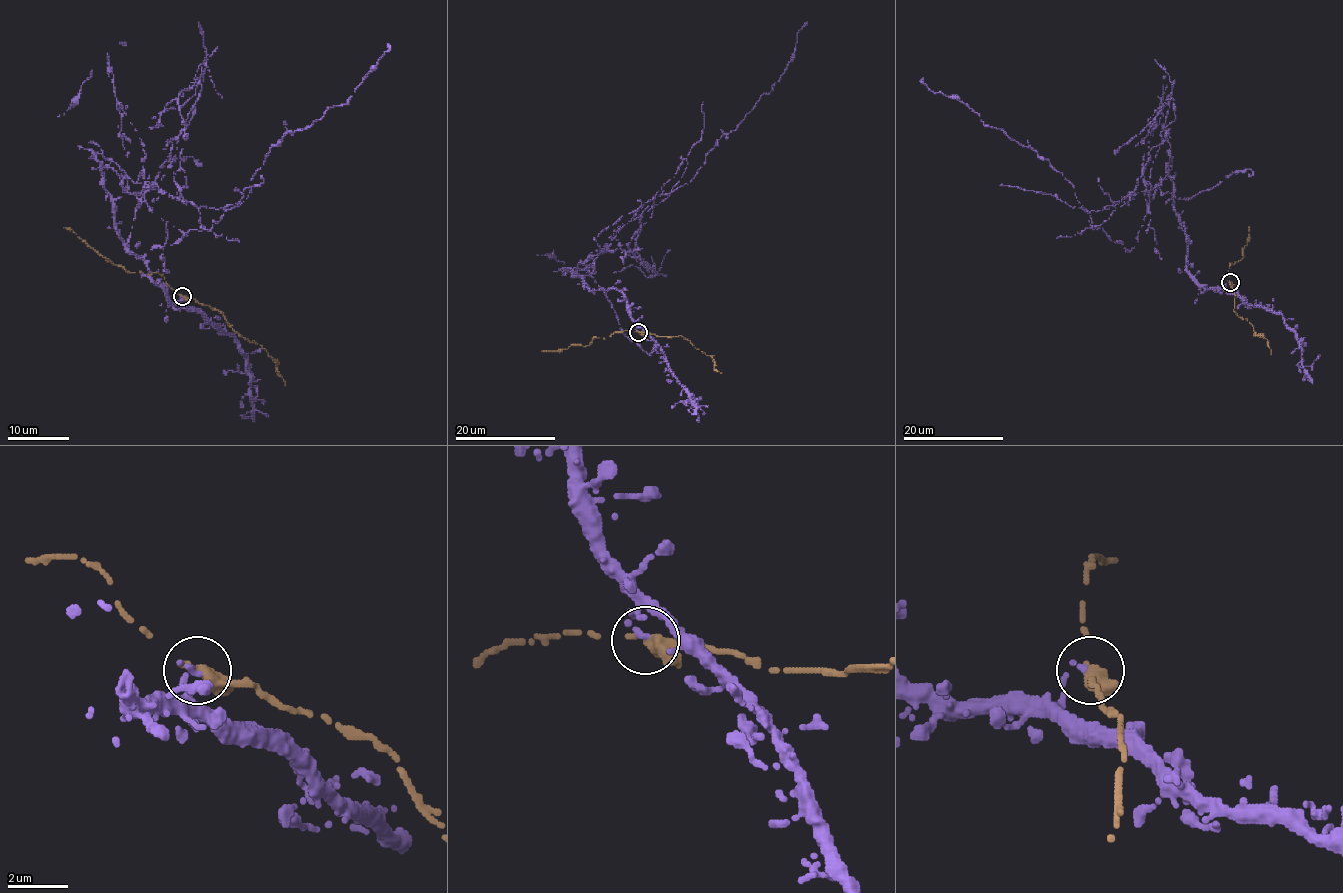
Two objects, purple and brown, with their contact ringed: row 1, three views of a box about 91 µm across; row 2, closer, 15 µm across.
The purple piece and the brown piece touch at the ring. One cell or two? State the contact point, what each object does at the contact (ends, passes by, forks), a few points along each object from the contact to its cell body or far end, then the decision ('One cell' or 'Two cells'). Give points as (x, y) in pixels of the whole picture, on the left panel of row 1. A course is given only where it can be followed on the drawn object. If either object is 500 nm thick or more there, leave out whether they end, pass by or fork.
Place: (182, 296). At the ring purple ends. At the ring brown ends. Course of purple: (181, 296), (126, 246), (96, 155), (231, 209), (273, 146), (347, 104), (387, 44). Course of brown: (183, 296), (218, 310), (237, 331), (260, 345), (276, 362), (277, 373), (285, 386). Two cells

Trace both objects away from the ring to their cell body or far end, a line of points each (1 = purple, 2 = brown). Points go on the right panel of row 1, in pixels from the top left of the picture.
1: (1229, 282), (1207, 288), (1187, 269), (1170, 166), (1152, 190), (1148, 181), (1086, 211), (1047, 160), (923, 77)
2: (1229, 282), (1234, 293), (1234, 311), (1249, 322), (1257, 335), (1267, 340), (1271, 355)

